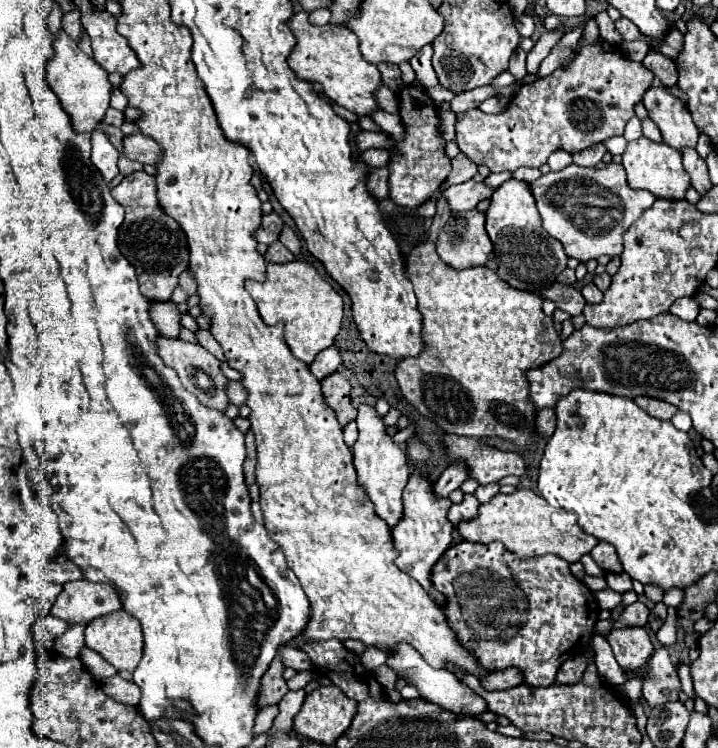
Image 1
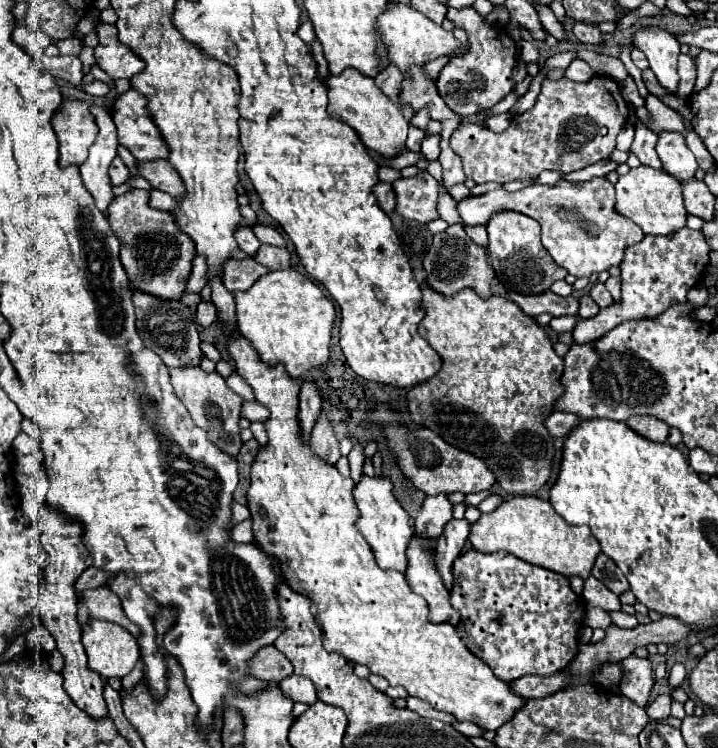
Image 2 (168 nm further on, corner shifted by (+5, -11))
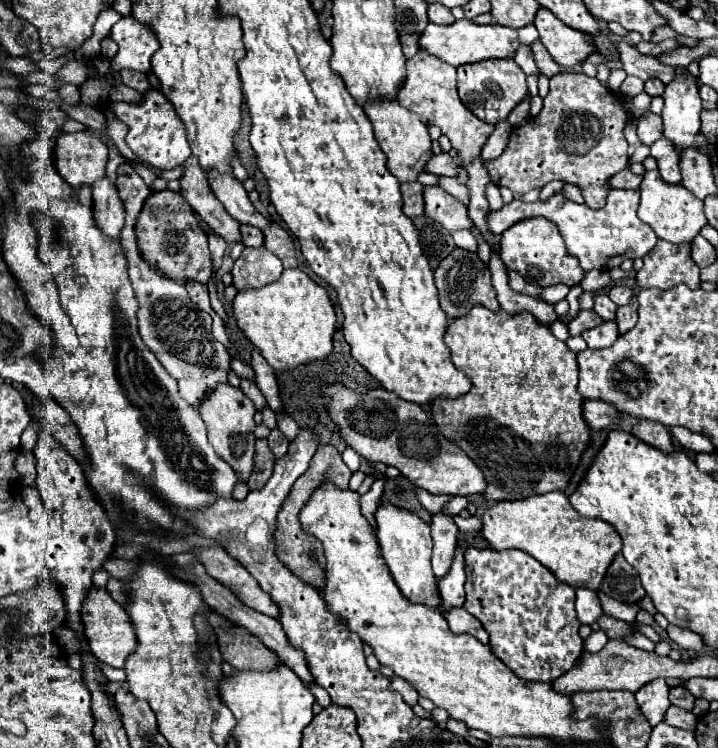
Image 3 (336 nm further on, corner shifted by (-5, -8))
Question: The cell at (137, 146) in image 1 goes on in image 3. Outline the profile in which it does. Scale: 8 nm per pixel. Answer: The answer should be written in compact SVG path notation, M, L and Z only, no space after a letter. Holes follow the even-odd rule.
M191 156L183 166L185 166L185 174L181 178L183 198L187 198L187 202L197 212L197 216L201 220L205 220L207 226L215 234L225 238L227 244L241 242L239 222L225 212L223 204L219 204L219 200L211 192L205 172L199 168L199 160L195 160L195 156Z

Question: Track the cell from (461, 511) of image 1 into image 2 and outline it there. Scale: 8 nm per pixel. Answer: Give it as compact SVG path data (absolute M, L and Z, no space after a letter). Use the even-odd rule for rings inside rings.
M451 519L445 525L445 531L437 539L437 569L443 577L443 583L447 589L451 589L451 565L453 559L461 553L467 537L469 537L469 521L467 519Z

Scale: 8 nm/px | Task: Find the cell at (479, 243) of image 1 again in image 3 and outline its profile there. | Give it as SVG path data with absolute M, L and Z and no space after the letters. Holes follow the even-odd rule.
M457 248L451 256L447 256L439 268L435 270L435 284L439 290L439 300L441 308L449 318L459 318L465 316L473 306L485 306L491 312L499 312L499 302L495 298L495 288L491 284L491 274L489 268L479 260L477 254L467 252Z

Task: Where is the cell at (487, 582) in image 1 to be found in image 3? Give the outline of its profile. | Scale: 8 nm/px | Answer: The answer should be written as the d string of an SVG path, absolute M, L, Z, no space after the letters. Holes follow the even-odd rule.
M467 548L465 552L467 582L465 582L465 610L475 616L491 638L491 652L511 668L523 680L533 682L553 682L567 670L571 670L581 652L583 640L579 636L581 622L575 614L575 590L569 584L559 582L543 564L521 550L491 550L491 548Z

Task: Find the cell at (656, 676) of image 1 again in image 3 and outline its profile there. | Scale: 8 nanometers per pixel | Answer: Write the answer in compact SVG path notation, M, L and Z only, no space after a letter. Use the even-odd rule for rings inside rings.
M671 706L671 708L667 710L665 722L667 722L669 726L681 728L681 730L691 730L691 732L693 732L695 726L697 726L695 714L691 714L691 712L687 712L687 710L681 710L681 708L677 708L677 706Z

